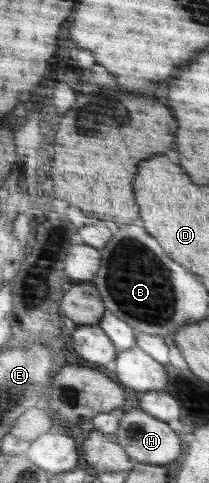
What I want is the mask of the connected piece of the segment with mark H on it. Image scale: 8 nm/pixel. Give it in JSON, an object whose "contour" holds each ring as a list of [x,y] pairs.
{"contour":[[[131,409],[124,413],[113,436],[129,457],[138,463],[163,465],[177,459],[181,441],[167,423],[142,409]]]}

